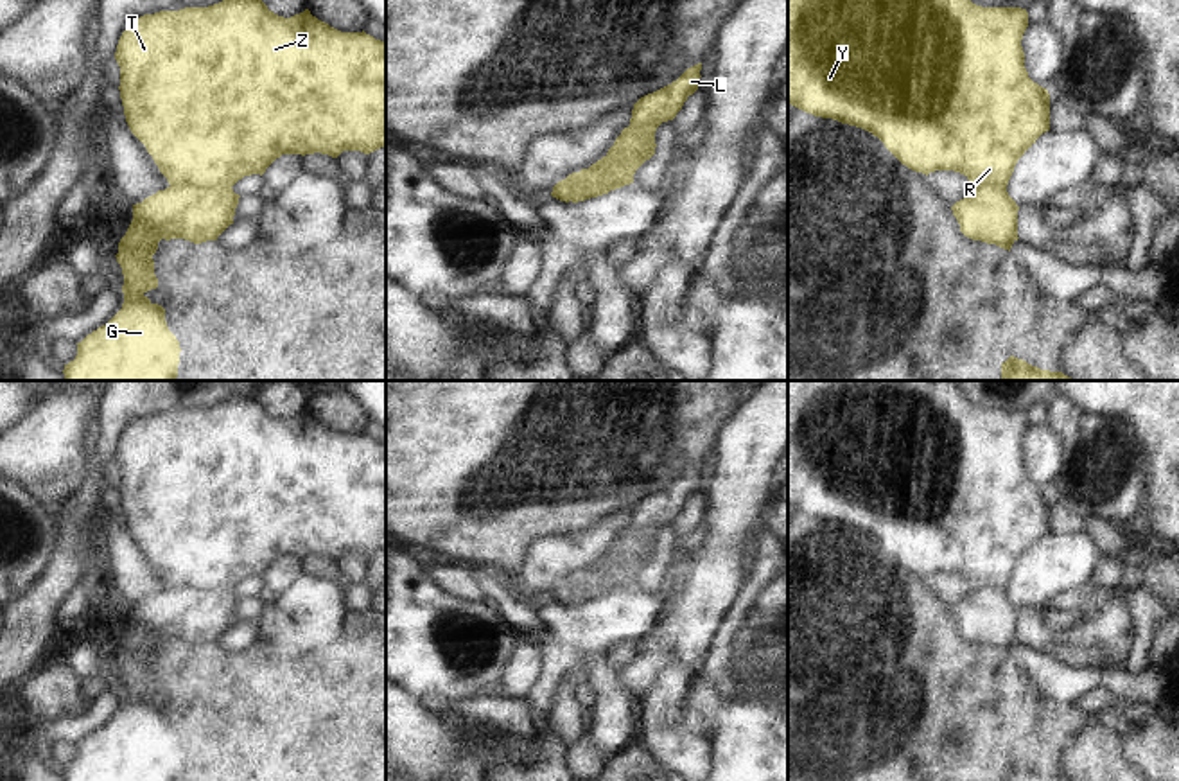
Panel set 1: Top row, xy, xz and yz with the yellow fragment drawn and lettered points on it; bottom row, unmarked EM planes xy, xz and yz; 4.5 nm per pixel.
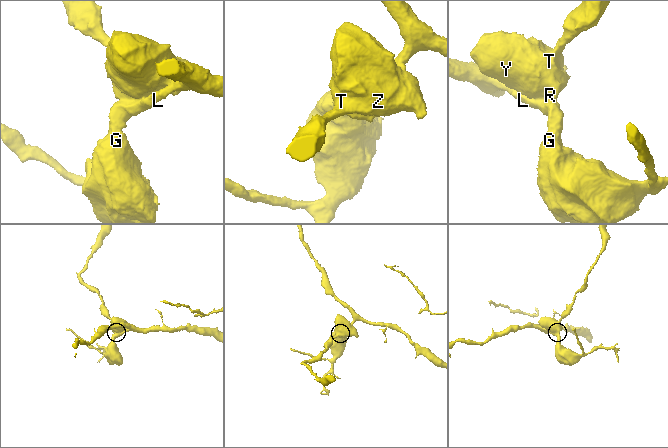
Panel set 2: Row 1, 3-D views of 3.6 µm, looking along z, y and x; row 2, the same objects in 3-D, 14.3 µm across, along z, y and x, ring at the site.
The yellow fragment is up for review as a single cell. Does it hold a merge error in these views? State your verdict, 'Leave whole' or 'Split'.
Split

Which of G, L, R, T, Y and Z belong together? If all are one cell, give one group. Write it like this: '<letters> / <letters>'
G L / R T Y Z

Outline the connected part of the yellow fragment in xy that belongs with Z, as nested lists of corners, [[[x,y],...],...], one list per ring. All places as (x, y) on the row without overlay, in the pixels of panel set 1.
[[[235,397],[208,409],[185,409],[179,413],[160,413],[135,420],[122,434],[115,461],[120,469],[120,501],[126,524],[131,535],[145,548],[160,575],[170,589],[201,589],[215,592],[233,589],[251,576],[264,576],[282,557],[328,557],[337,560],[343,553],[370,557],[386,549],[386,445],[362,434],[341,434],[318,422],[305,411],[300,417],[284,420],[267,411],[258,399]]]

